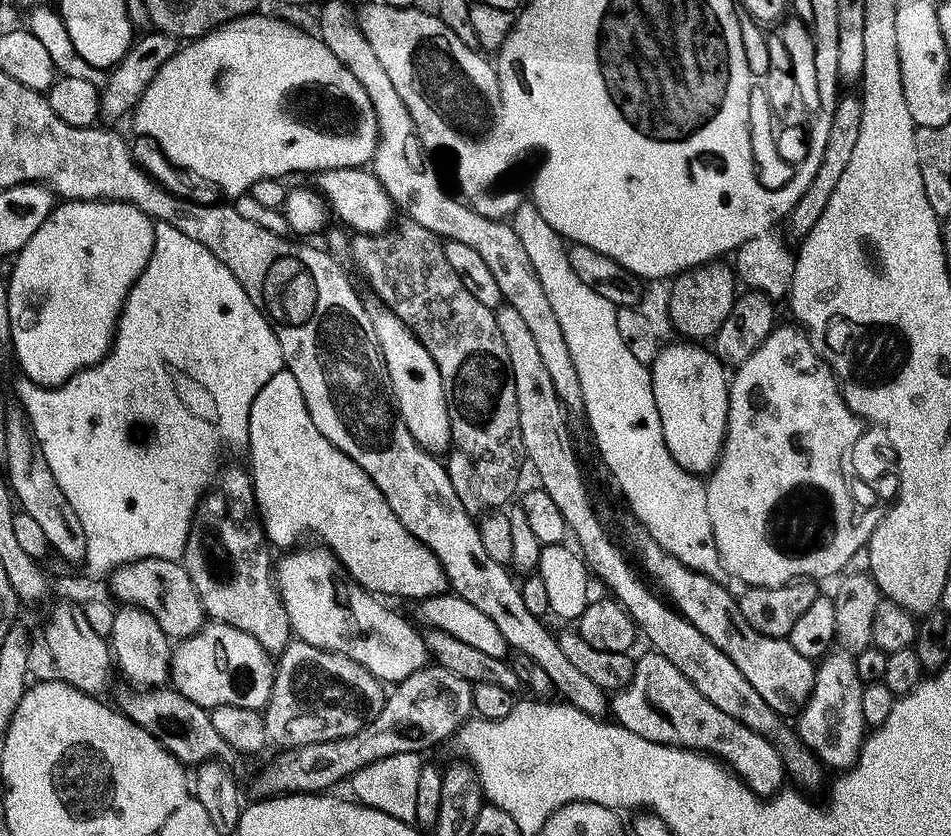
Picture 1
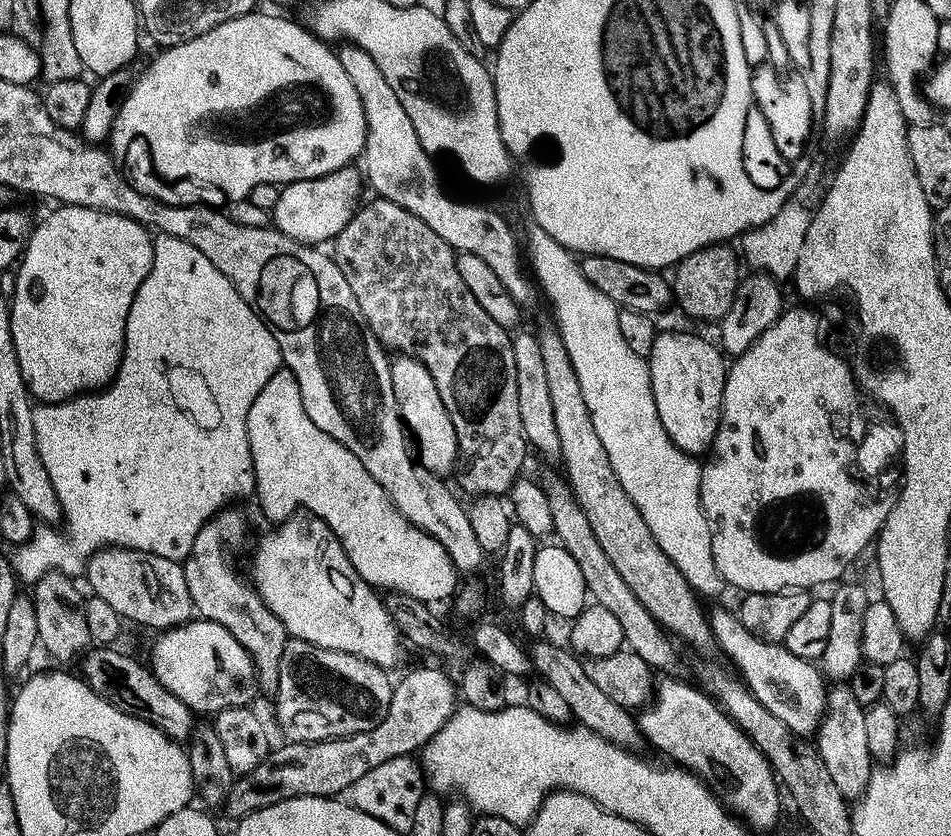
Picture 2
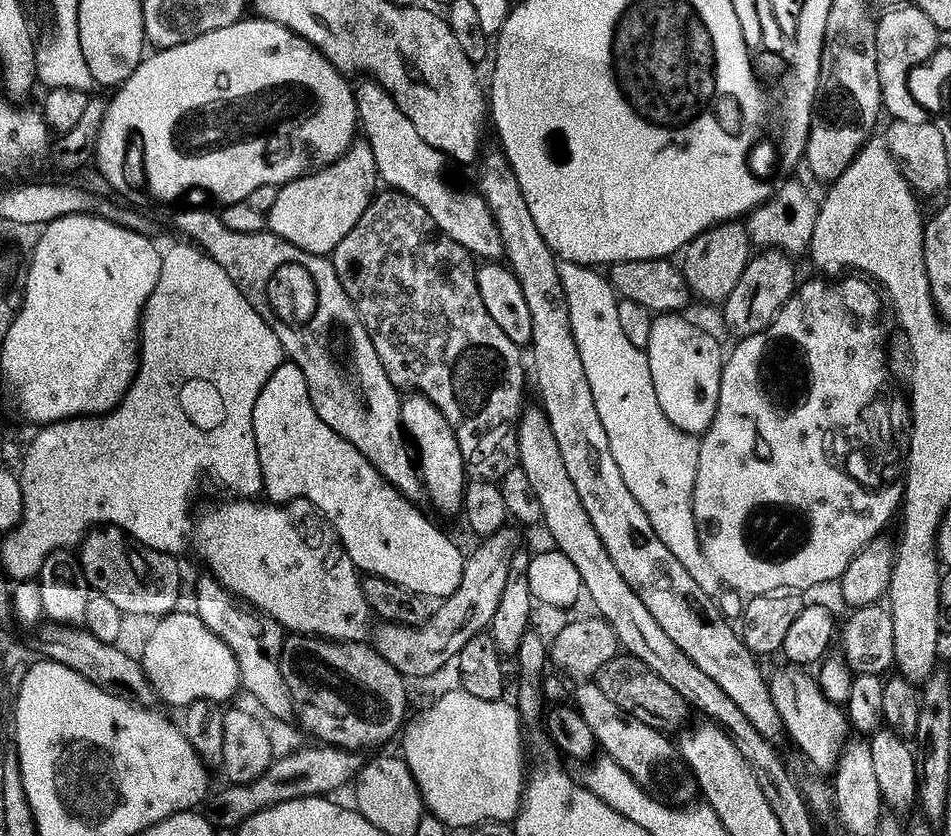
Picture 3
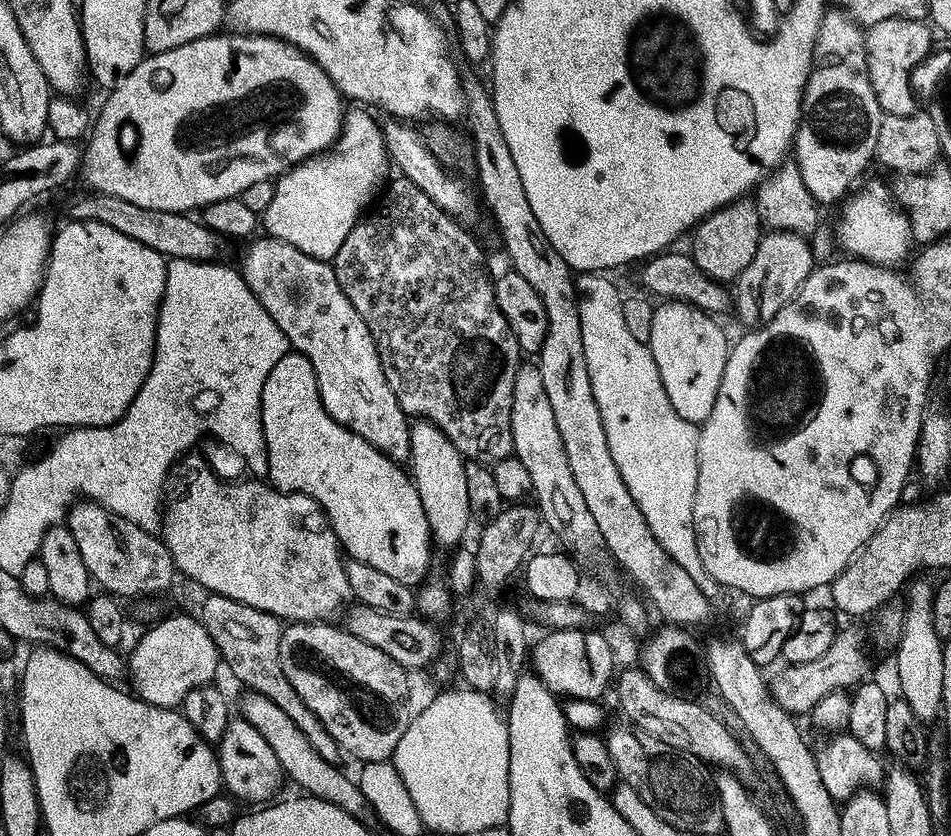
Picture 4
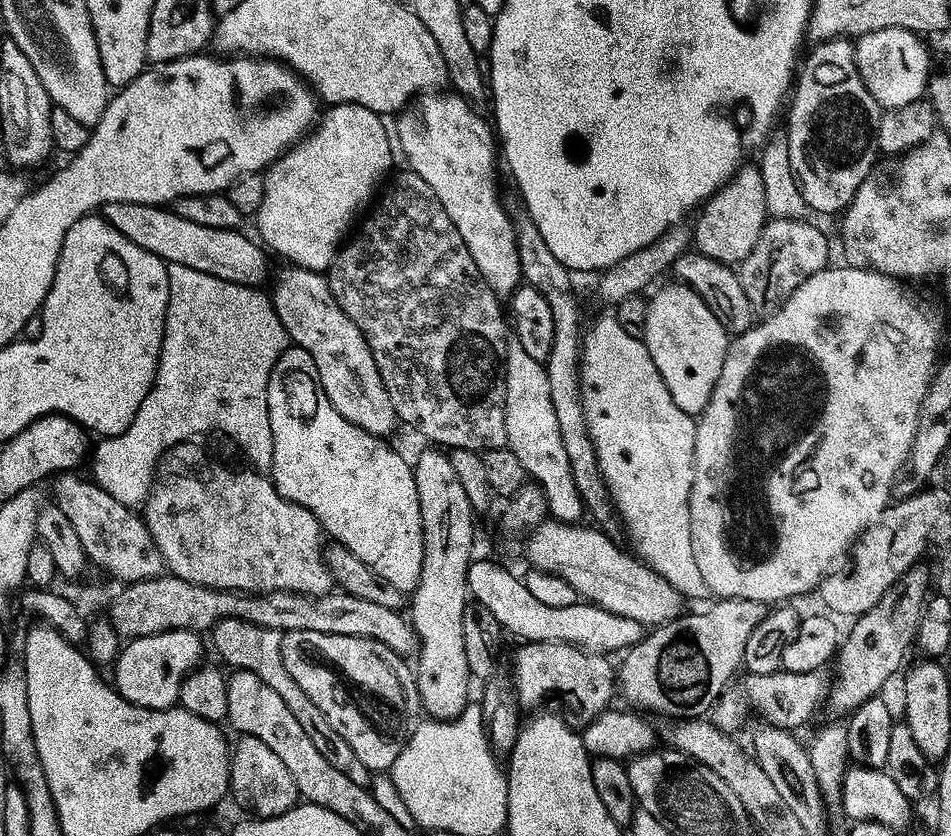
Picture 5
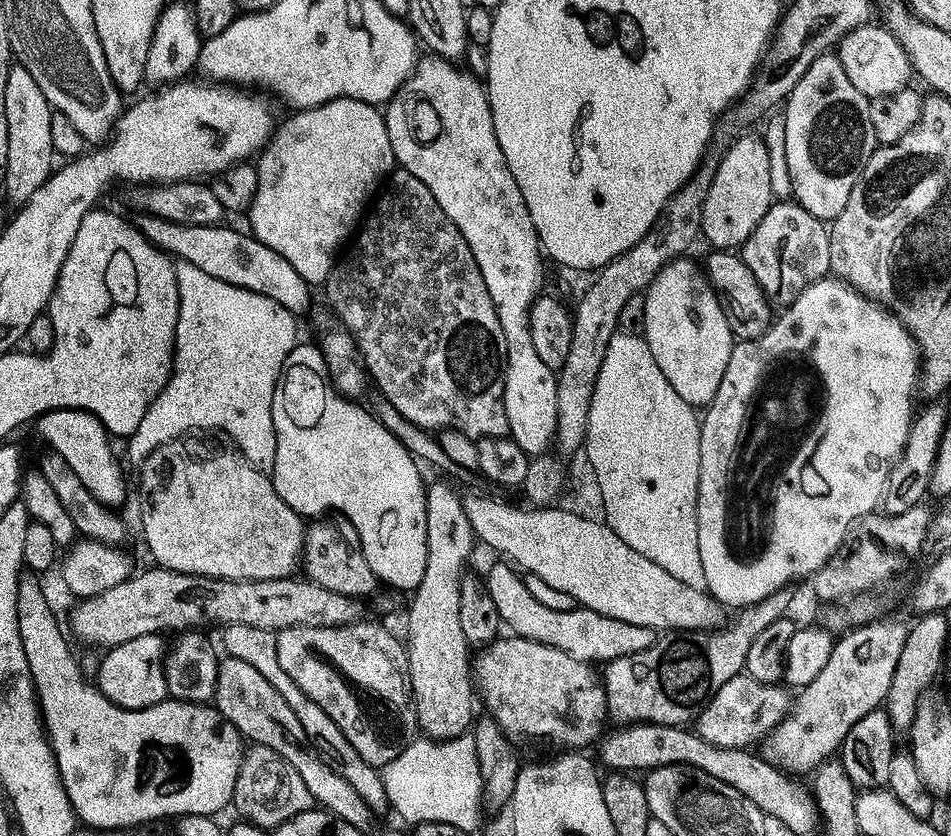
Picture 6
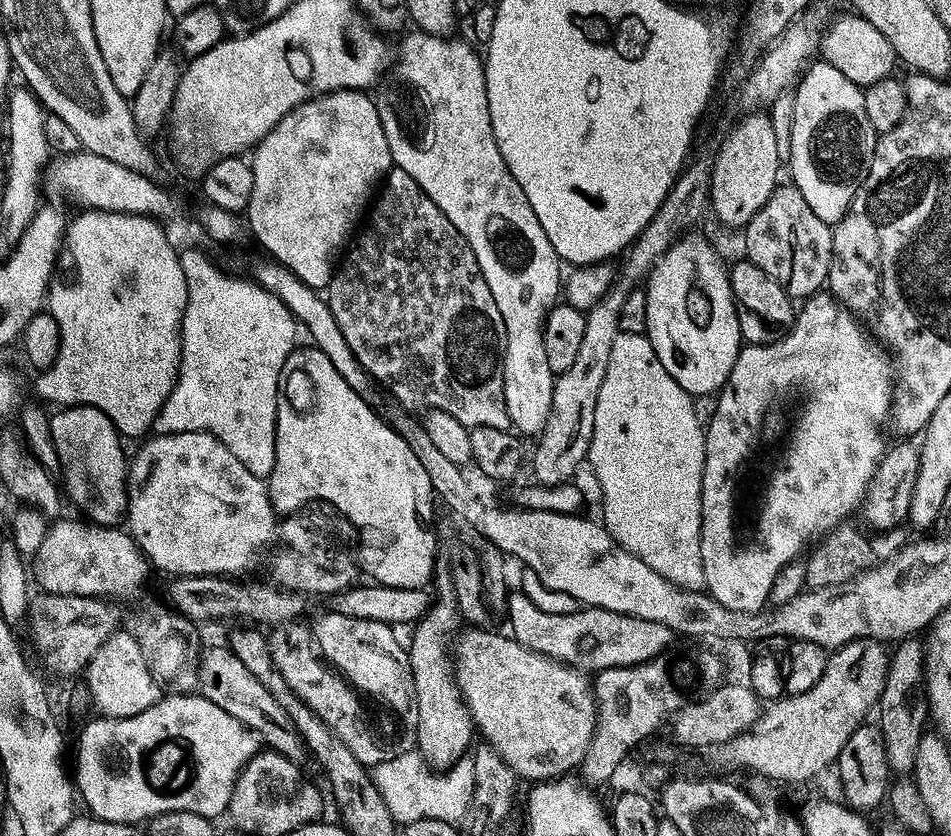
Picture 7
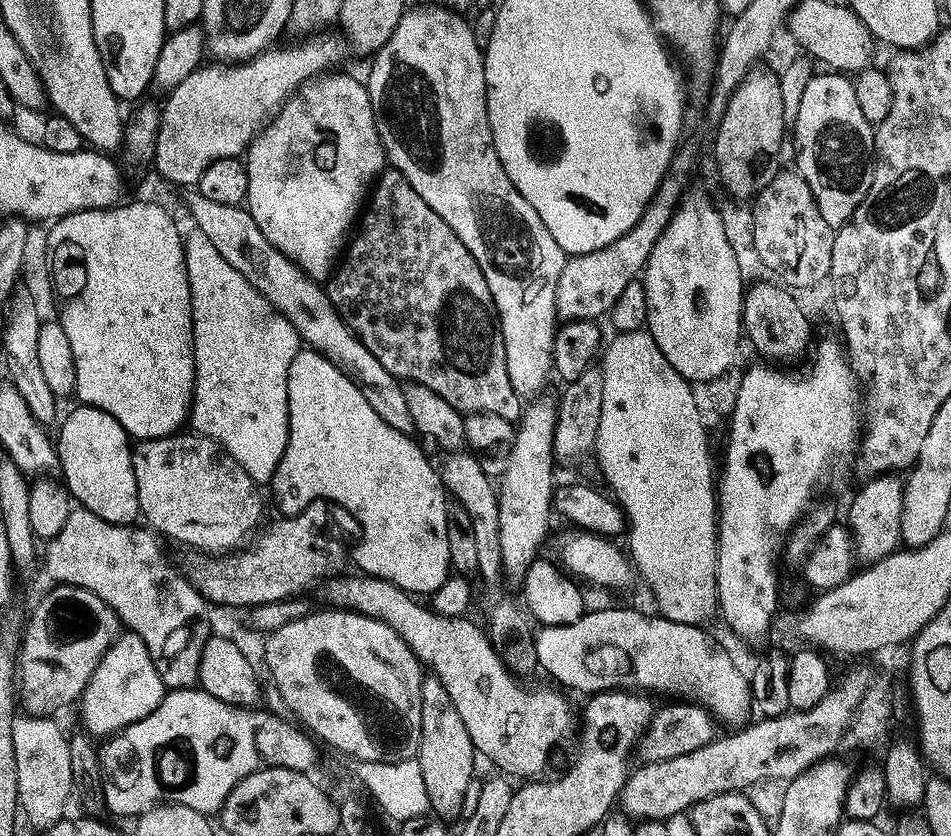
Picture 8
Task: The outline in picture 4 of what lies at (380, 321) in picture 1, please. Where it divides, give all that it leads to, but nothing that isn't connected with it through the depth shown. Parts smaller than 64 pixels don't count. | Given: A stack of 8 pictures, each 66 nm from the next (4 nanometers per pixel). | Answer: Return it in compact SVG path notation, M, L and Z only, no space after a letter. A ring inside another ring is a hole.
M416 422L410 428L412 451L410 453L410 475L412 485L422 498L422 510L426 510L426 522L430 526L433 545L437 549L452 548L468 532L473 523L470 514L470 498L466 491L466 461L459 450L438 430L438 426L427 422Z

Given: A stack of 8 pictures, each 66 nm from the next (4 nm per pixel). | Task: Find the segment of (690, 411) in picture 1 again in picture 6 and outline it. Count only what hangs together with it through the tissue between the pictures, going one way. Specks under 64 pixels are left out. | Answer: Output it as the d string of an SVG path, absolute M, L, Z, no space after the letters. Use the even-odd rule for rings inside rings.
M675 259L665 265L643 293L646 310L643 338L650 346L650 354L654 354L654 362L658 362L658 370L666 374L666 382L678 390L678 398L693 406L707 406L714 394L718 394L722 374L726 374L734 337L721 297L708 281L703 267L688 259Z

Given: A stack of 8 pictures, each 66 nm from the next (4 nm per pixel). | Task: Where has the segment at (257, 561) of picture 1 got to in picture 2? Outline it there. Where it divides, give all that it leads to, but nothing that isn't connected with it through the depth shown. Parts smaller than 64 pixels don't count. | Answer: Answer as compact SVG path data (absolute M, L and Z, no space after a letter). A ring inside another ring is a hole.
M225 506L216 515L210 517L198 530L198 538L194 538L194 546L190 554L182 561L186 574L186 586L190 586L190 598L193 609L203 619L218 622L218 626L226 626L238 642L250 654L256 667L256 676L260 680L260 688L275 693L278 686L278 670L282 666L282 650L286 646L289 634L278 622L278 618L262 602L262 598L247 579L240 580L240 572L228 561L228 552L232 552L244 540L248 532L248 524L236 506Z

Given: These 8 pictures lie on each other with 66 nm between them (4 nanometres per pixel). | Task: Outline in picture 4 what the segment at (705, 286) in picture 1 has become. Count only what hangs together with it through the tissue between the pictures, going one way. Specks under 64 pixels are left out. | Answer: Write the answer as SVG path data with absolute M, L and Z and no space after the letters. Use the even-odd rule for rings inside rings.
M748 198L733 200L731 204L723 204L717 212L711 212L695 225L691 233L690 255L698 270L702 270L702 274L711 280L735 282L742 270L750 266L750 258L754 258L754 250L758 250L761 235L762 225L755 203Z

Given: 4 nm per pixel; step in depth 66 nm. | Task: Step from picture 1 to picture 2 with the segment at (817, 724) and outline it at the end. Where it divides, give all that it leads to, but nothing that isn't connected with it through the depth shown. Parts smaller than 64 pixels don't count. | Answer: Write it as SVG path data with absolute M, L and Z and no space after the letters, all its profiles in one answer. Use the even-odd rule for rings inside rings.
M838 684L827 691L826 709L817 727L814 744L819 756L826 764L826 770L829 771L830 778L837 783L838 790L842 792L847 800L854 800L863 795L874 767L874 760L868 748L864 718L865 707L856 700L848 686Z

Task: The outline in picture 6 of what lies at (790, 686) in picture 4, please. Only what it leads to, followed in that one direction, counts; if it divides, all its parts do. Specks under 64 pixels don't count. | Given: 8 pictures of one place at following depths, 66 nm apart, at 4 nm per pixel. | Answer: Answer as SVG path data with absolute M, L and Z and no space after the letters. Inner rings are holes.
M741 674L730 678L714 698L704 705L694 721L694 731L715 748L748 748L776 728L790 707L789 689L780 684L758 682L754 677Z

